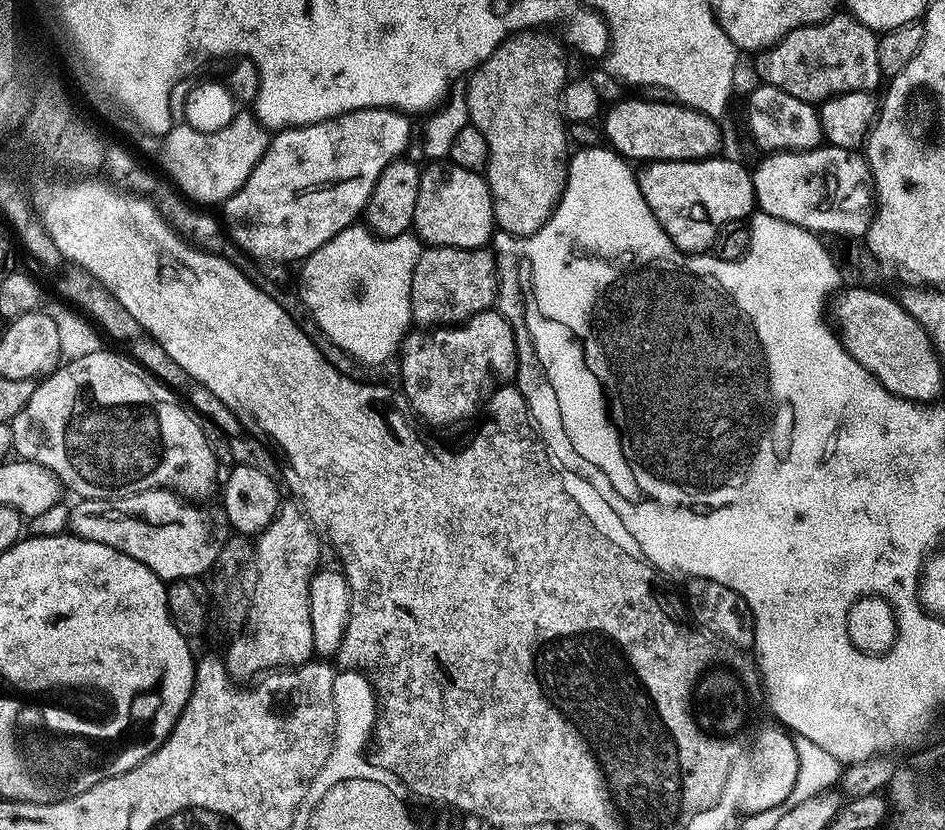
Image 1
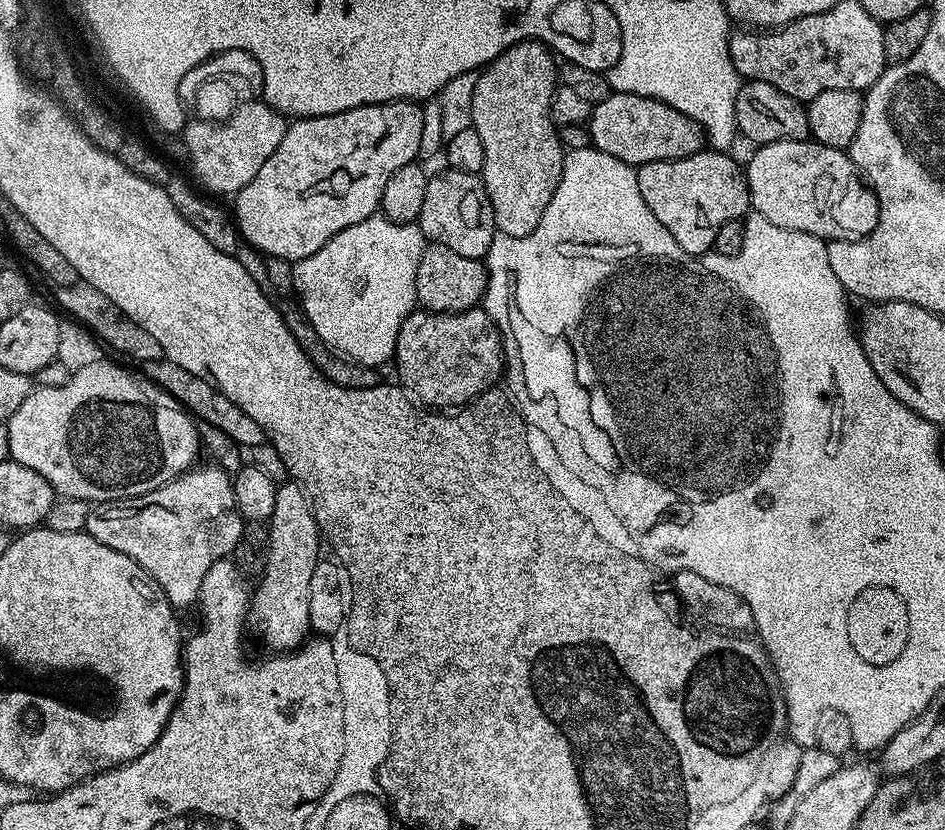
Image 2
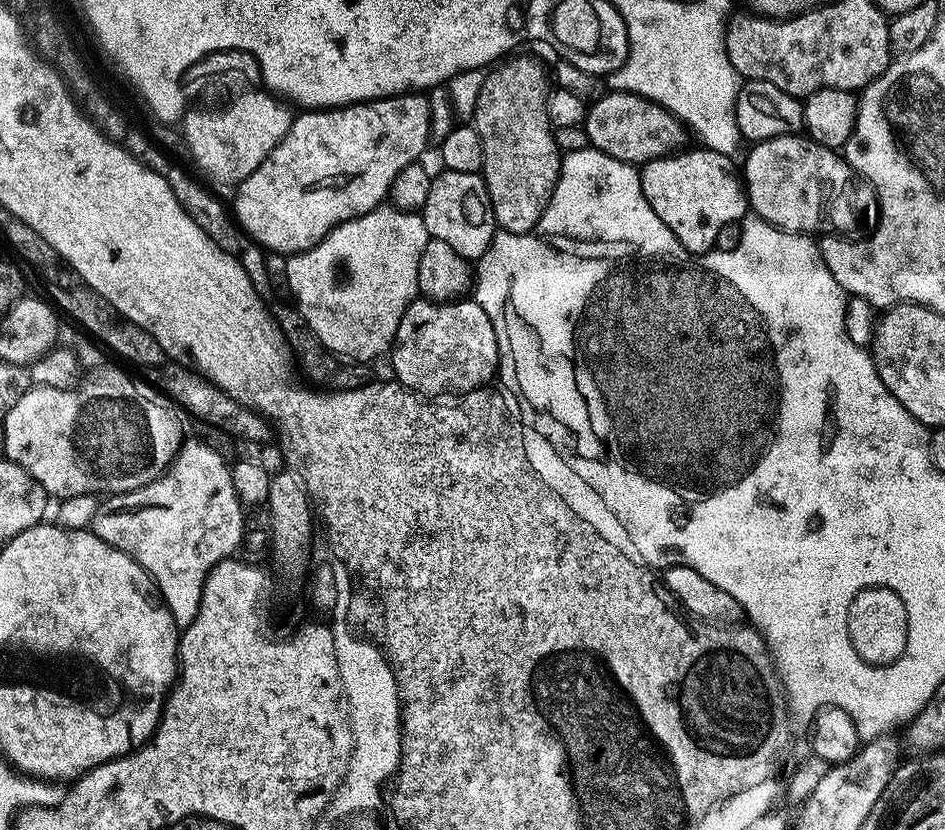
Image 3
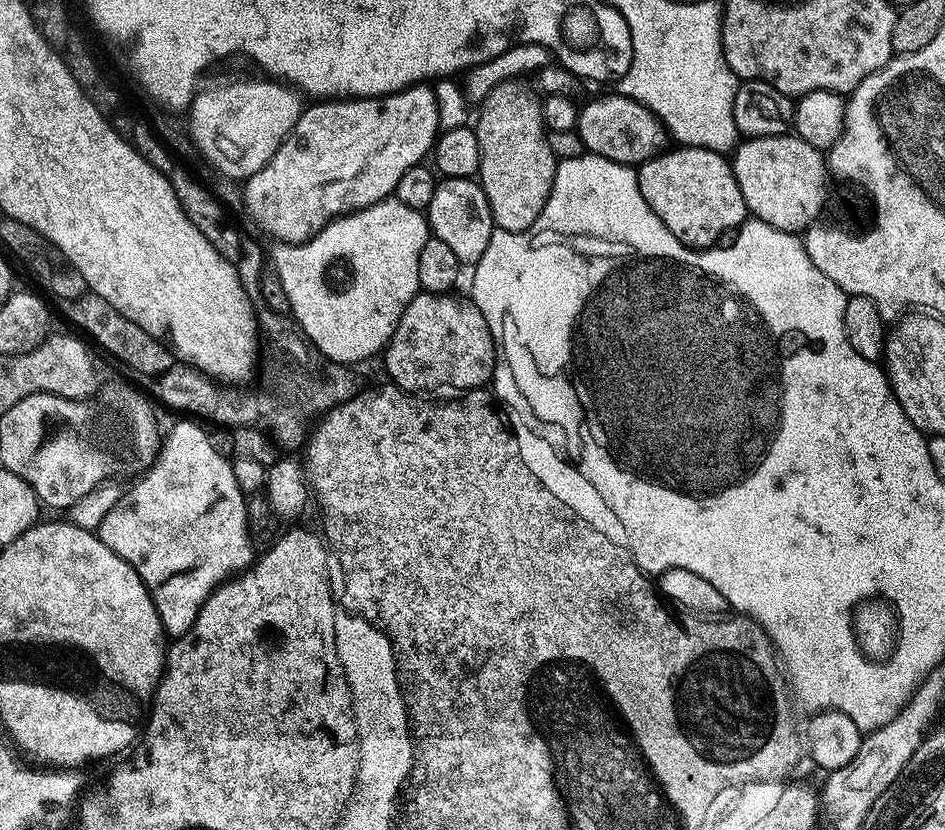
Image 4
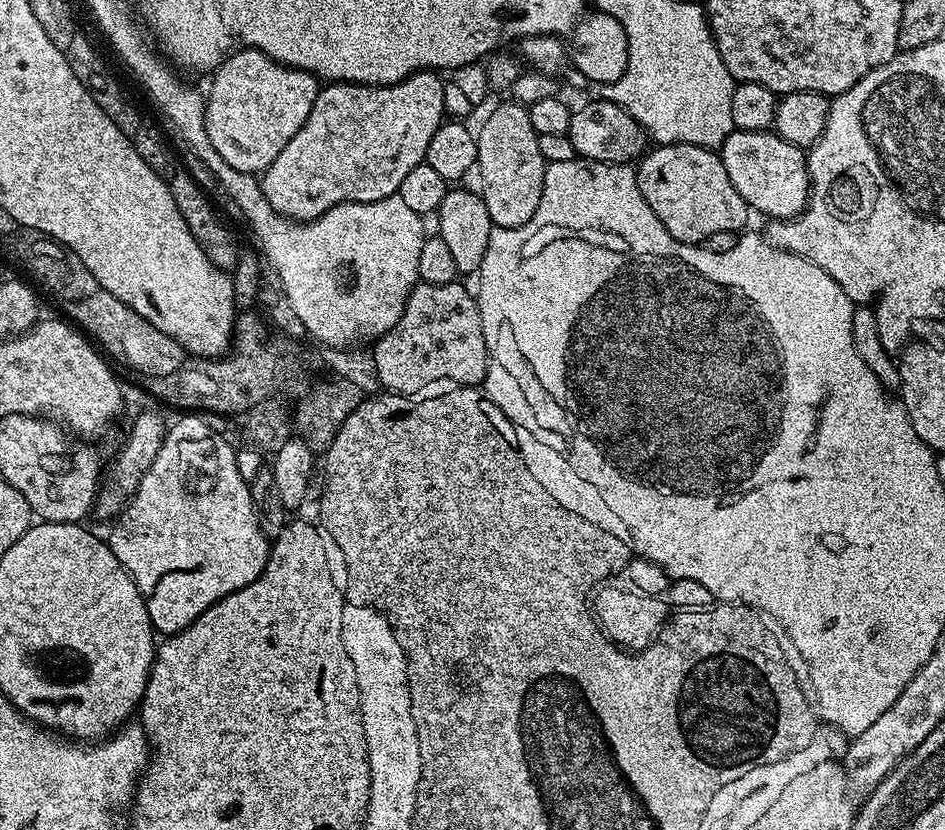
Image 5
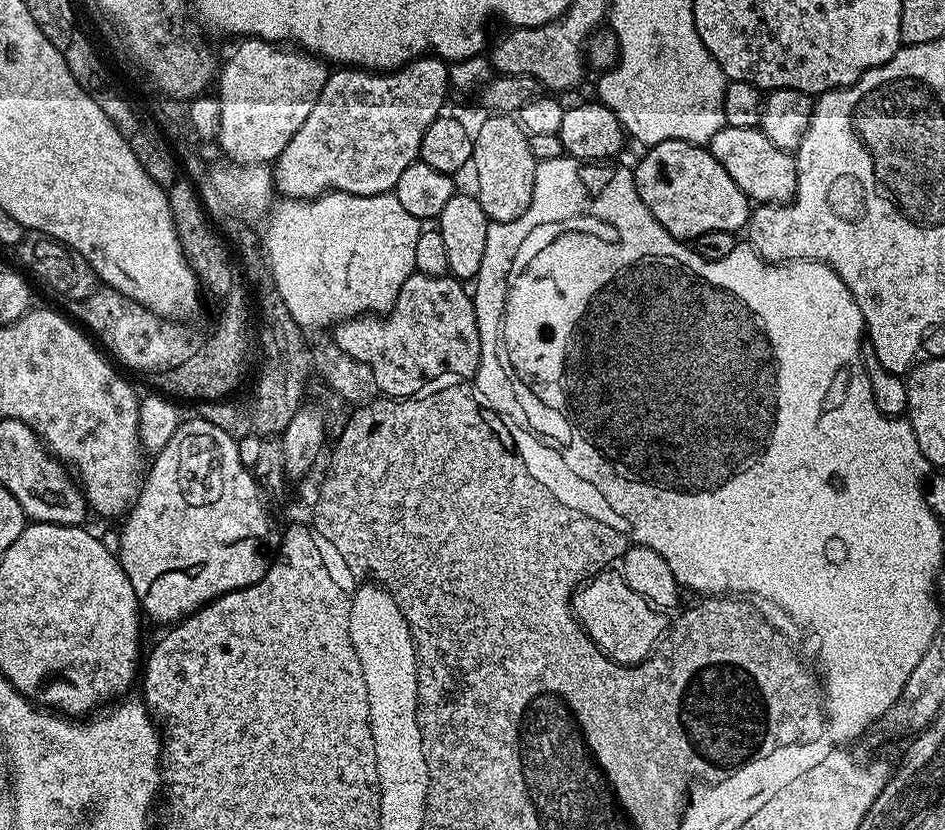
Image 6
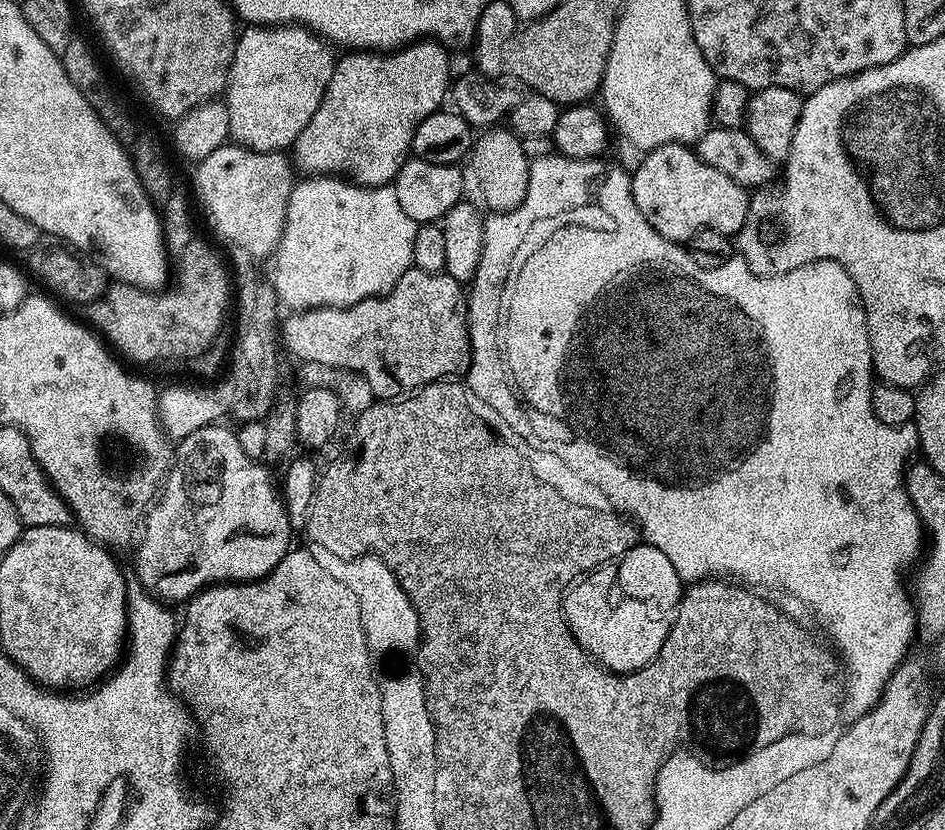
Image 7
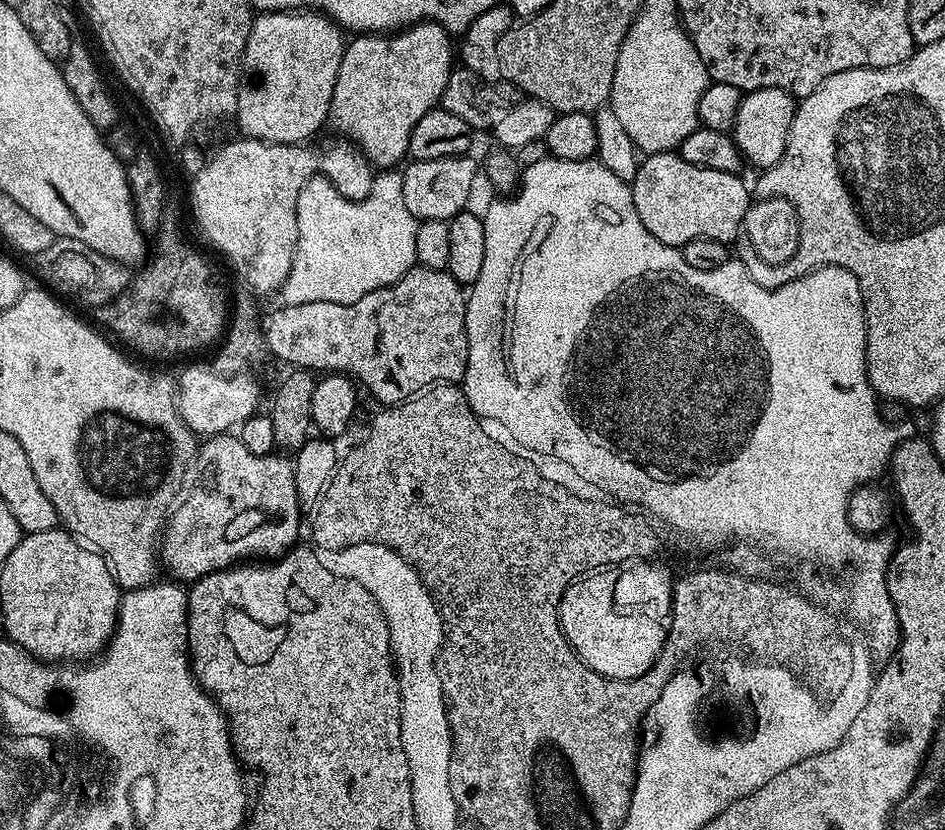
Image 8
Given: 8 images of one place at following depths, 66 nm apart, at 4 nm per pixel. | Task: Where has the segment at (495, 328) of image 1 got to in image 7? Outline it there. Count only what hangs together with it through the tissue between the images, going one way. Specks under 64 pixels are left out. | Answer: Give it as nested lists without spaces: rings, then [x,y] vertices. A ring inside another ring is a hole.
[[[415,266],[407,268],[402,274],[402,278],[398,278],[396,285],[384,296],[371,296],[349,308],[305,308],[293,311],[291,314],[288,314],[285,320],[283,317],[282,323],[278,328],[278,336],[282,341],[283,349],[285,346],[292,355],[297,356],[297,361],[316,362],[332,368],[348,369],[361,375],[362,378],[366,378],[375,399],[380,402],[391,402],[403,397],[405,394],[411,394],[416,391],[416,388],[425,386],[426,382],[431,381],[433,377],[467,373],[472,361],[472,343],[468,333],[468,296],[466,295],[465,285],[458,283],[444,272],[427,272]]]

